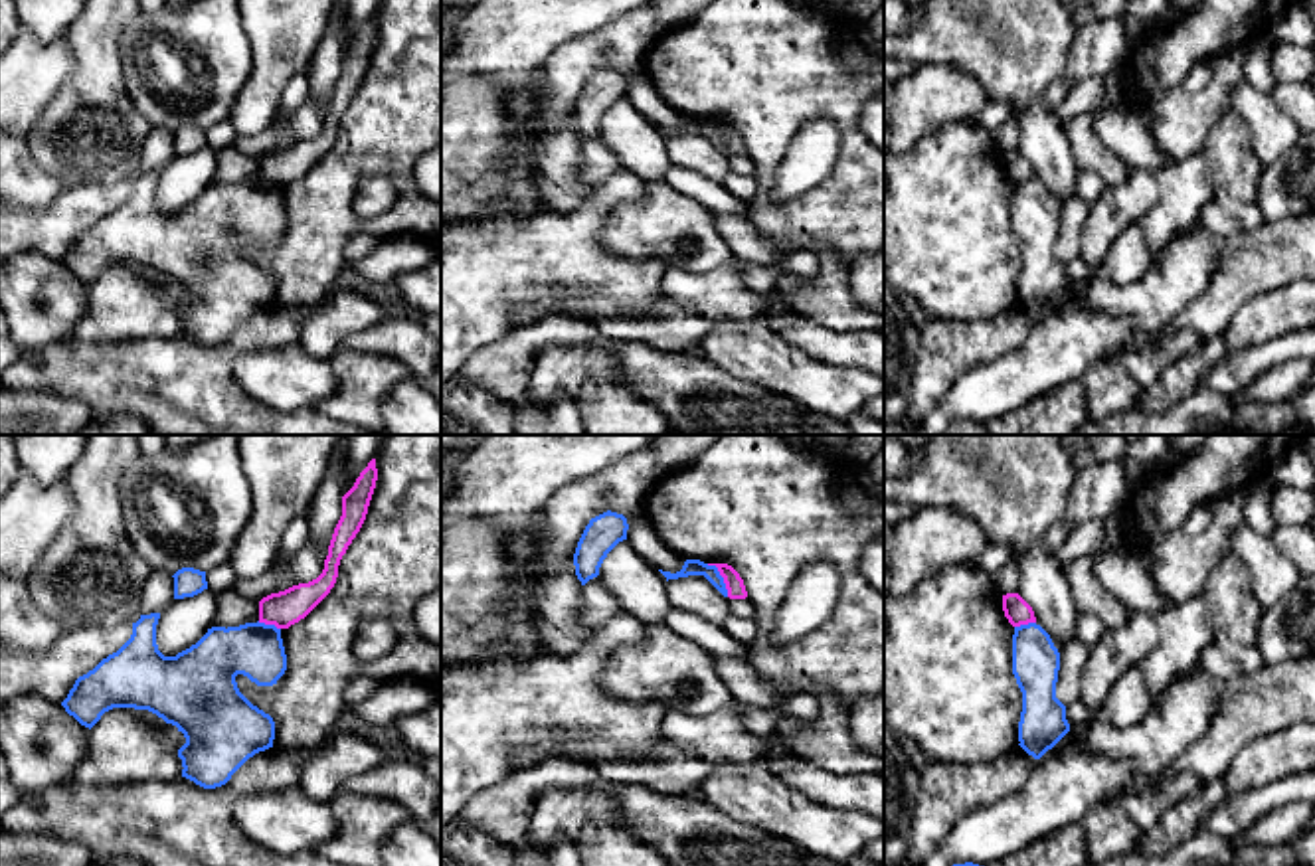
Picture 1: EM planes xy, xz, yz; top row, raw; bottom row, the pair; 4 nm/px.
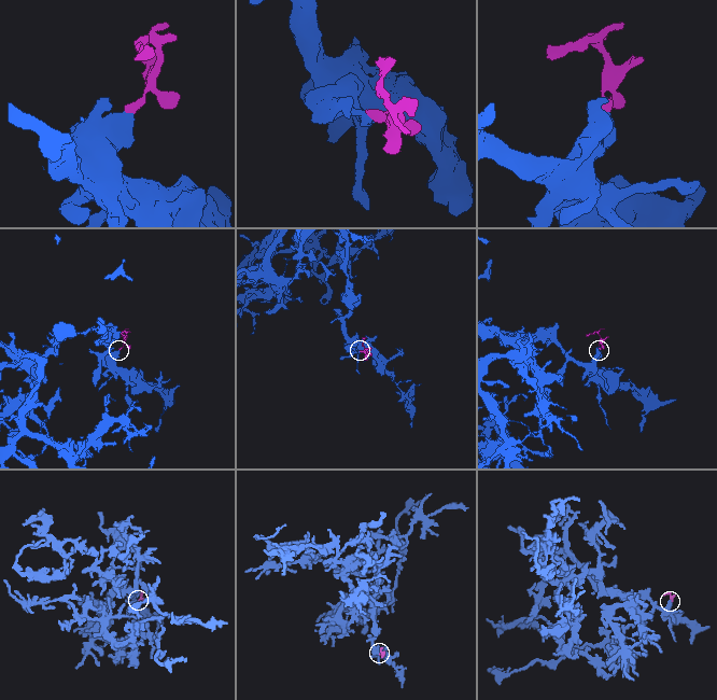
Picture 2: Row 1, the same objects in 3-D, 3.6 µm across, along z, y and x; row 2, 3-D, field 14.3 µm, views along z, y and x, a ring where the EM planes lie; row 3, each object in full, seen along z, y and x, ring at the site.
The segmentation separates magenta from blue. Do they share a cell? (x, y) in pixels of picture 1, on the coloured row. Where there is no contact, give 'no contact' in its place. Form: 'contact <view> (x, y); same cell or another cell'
contact xz (722, 576); another cell

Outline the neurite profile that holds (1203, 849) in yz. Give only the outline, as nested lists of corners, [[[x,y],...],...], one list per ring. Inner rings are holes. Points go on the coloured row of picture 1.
[[[1202,828],[1181,844],[1161,844],[1151,856],[1145,856],[1135,848],[1105,864],[1088,862],[1086,866],[1232,866],[1232,860],[1234,848],[1226,842],[1226,838]]]

